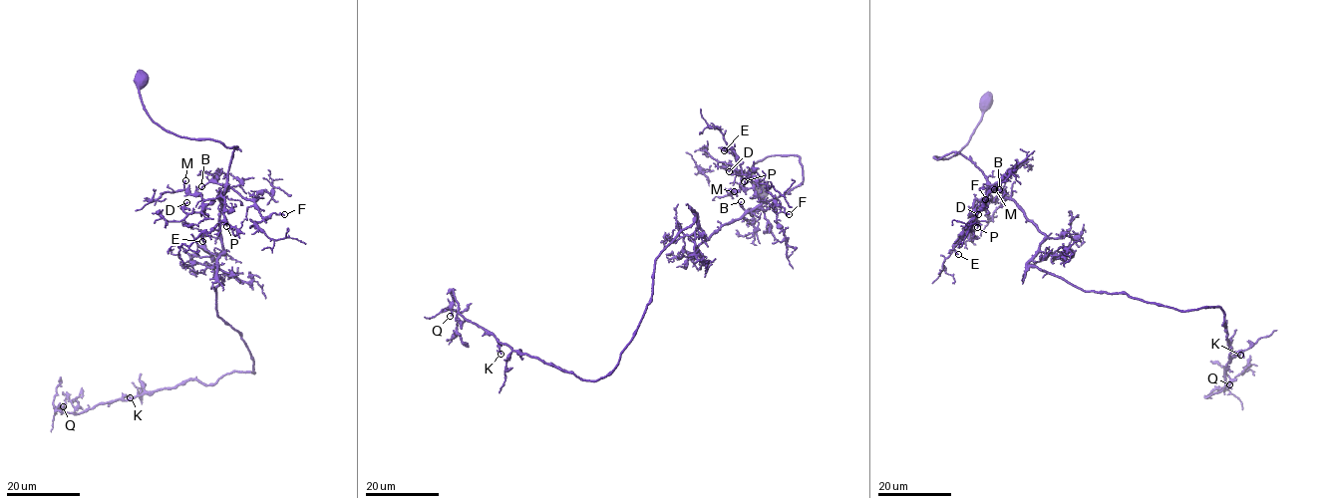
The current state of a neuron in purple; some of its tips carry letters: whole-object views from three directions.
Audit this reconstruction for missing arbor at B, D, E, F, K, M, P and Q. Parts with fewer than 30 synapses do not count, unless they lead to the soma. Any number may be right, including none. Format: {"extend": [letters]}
{"extend": ["B", "Q"]}

